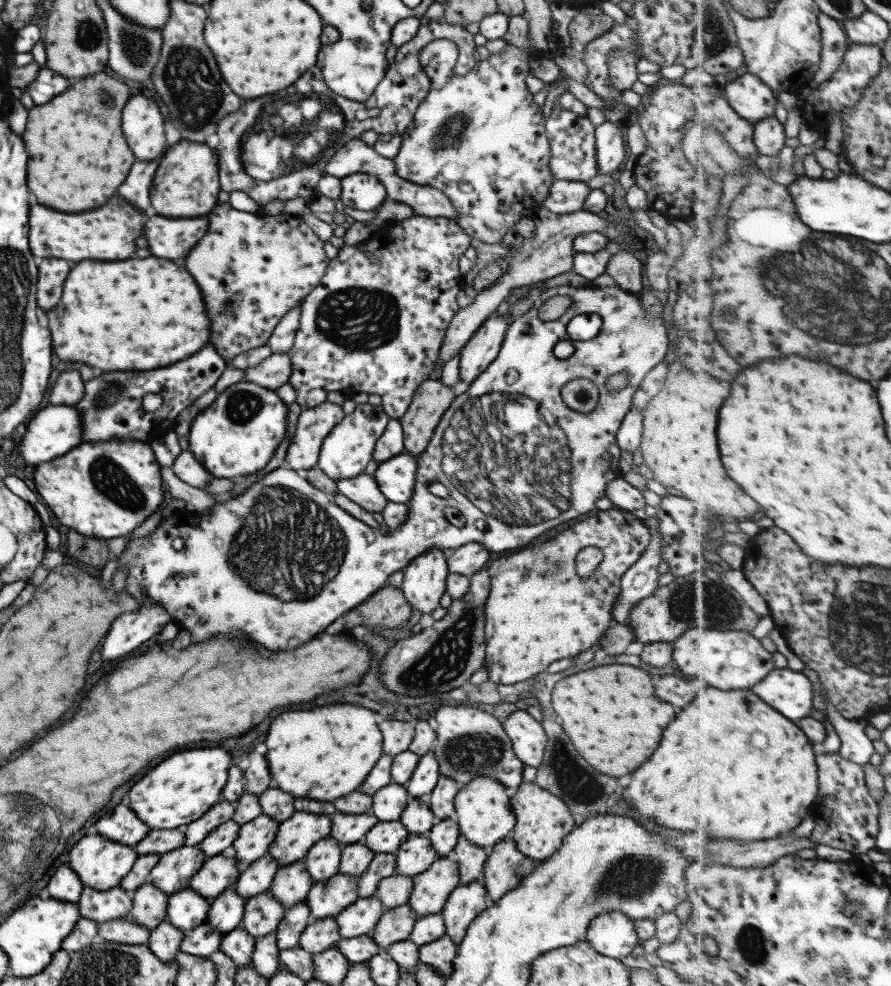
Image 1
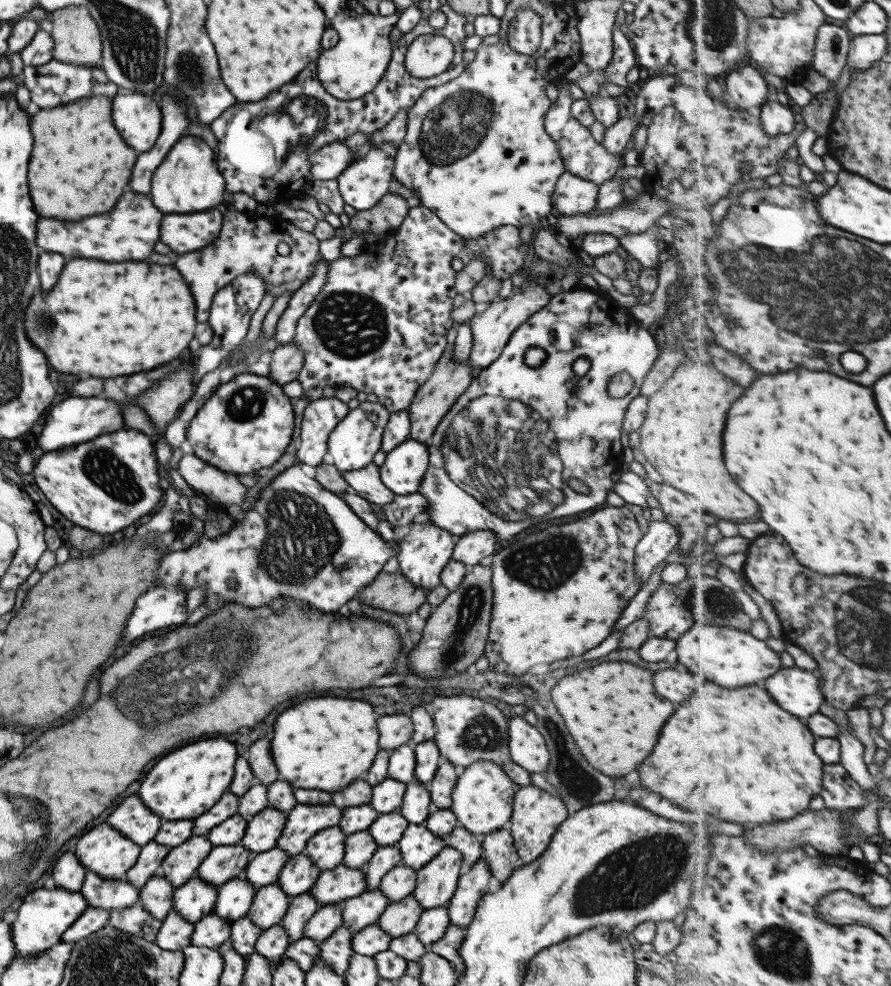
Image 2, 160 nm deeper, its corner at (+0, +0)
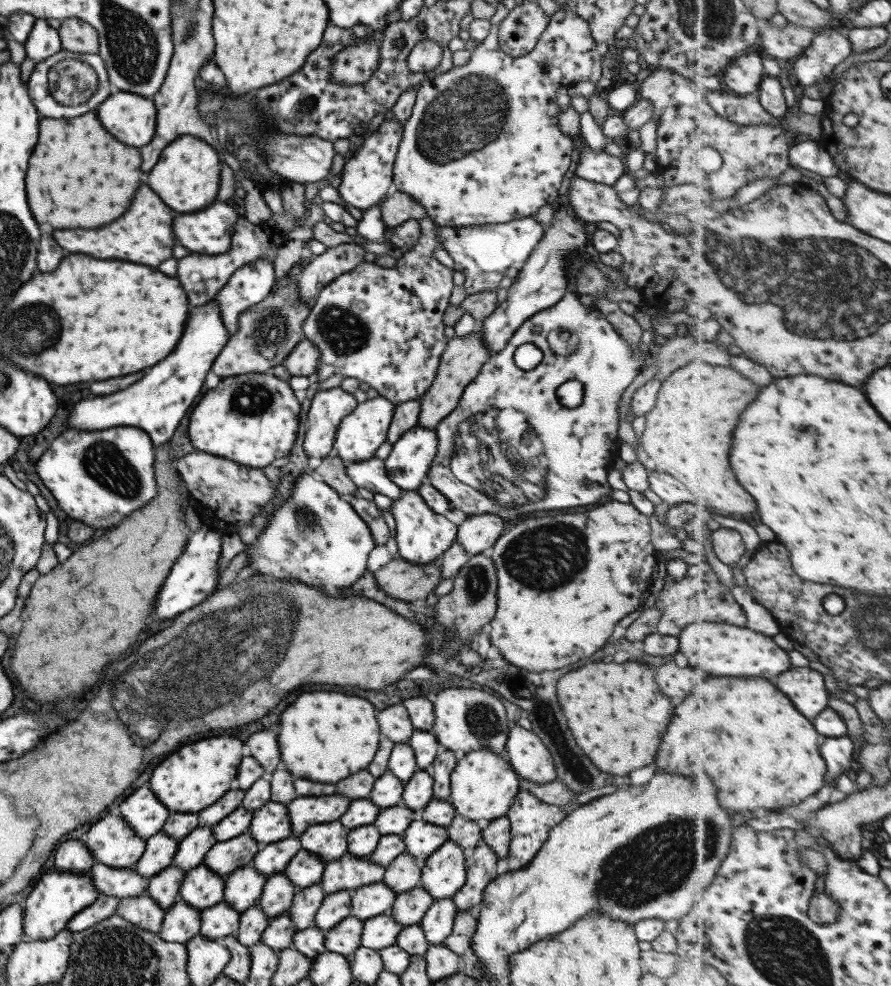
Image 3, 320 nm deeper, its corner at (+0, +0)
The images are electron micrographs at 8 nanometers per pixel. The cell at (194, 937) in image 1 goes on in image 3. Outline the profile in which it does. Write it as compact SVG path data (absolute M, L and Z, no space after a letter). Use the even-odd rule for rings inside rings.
M225 901L201 909L199 935L214 941L227 935L236 935L239 921L239 914L237 913Z

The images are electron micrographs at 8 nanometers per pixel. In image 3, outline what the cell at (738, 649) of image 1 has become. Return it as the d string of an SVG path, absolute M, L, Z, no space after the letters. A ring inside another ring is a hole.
M694 622L684 626L676 636L679 652L693 670L705 670L713 676L757 676L773 678L793 666L789 652L775 644L773 638L749 627L733 623Z

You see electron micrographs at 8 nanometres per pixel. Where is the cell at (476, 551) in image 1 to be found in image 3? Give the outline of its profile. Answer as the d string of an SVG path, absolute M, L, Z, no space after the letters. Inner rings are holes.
M491 513L469 515L456 526L455 541L469 556L487 552L506 526L505 520Z

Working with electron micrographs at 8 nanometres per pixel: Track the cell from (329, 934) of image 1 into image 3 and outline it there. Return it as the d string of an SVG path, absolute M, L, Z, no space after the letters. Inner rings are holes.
M342 890L326 894L317 909L313 926L323 932L333 929L343 918L350 913L351 893Z

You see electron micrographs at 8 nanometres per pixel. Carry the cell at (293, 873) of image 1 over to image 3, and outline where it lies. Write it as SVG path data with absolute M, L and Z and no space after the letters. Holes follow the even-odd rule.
M300 849L284 868L283 874L297 889L315 884L322 877L324 862L311 852Z

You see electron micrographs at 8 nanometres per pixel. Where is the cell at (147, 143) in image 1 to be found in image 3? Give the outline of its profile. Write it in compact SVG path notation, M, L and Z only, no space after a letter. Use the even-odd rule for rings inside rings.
M115 90L94 110L101 126L127 146L145 146L156 131L156 110L149 98Z

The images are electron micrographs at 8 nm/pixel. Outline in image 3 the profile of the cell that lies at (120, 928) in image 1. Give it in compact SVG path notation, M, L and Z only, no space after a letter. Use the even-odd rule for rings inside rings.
M141 894L120 899L115 916L123 918L125 922L129 922L129 924L133 924L141 930L147 930L147 932L158 935L164 911L156 905L156 902L150 896Z

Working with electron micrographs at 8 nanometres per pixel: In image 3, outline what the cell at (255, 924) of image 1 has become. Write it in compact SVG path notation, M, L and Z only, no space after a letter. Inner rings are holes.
M283 872L271 875L266 877L257 905L269 920L286 915L296 890Z

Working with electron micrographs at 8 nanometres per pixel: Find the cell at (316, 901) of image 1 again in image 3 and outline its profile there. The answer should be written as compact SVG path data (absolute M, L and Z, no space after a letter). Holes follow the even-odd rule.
M345 853L341 858L324 864L320 883L325 894L346 890L351 892L382 880L384 868L368 858L353 858Z

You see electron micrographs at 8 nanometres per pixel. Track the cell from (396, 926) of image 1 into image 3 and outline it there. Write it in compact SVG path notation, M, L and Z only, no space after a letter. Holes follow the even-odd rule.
M420 886L413 887L395 895L389 915L399 926L418 924L431 906L434 898Z

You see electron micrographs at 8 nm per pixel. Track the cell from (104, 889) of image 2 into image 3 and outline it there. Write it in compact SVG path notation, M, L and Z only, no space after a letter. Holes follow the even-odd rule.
M94 863L88 873L99 894L118 899L144 894L148 886L148 879L137 874L132 867L115 868Z

